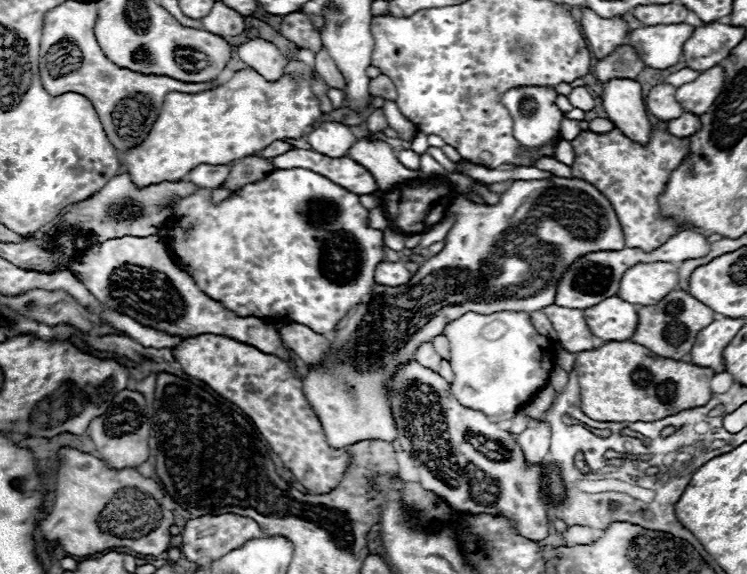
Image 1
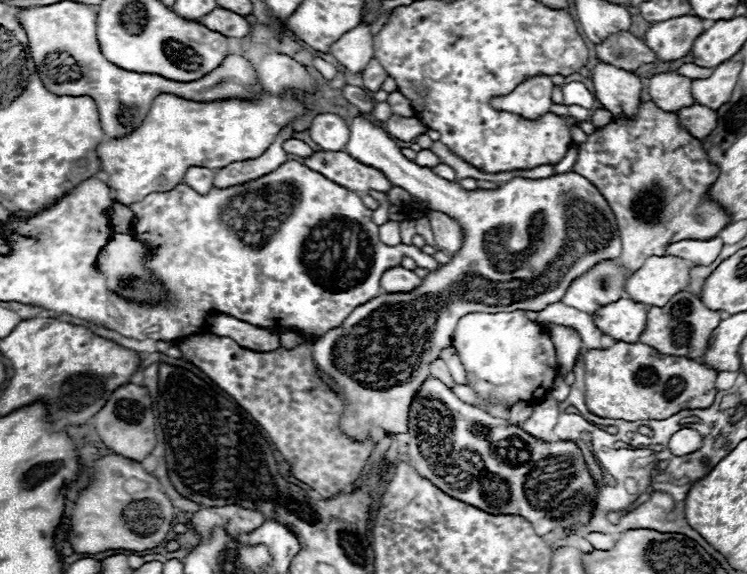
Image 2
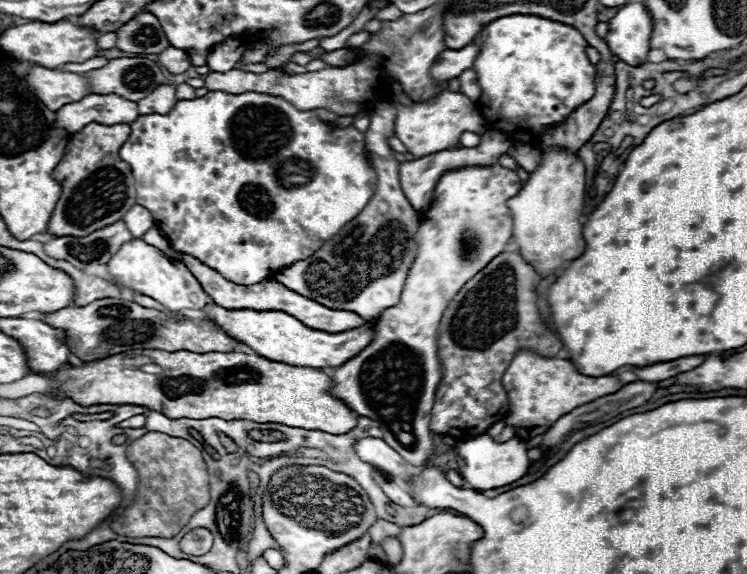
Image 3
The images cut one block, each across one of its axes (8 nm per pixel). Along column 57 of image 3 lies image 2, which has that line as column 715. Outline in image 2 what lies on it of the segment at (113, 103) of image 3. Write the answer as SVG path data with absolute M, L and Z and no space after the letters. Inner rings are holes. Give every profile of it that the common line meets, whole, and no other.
M694 104L680 110L678 122L692 136L702 140L704 136L708 136L708 132L712 132L712 128L716 128L716 112L710 108L704 108L702 104Z

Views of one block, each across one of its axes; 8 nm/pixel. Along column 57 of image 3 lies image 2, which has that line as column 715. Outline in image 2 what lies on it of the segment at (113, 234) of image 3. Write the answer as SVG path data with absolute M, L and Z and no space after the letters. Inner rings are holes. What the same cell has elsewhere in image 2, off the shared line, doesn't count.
M720 238L680 240L666 248L666 256L690 260L690 264L712 264L712 260L716 260L716 256L720 254L720 248L722 248Z

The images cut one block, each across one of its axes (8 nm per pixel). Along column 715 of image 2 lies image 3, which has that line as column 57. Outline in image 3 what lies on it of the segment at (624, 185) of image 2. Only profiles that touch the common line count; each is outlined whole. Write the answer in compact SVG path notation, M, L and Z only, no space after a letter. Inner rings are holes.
M96 122L86 124L80 132L70 136L64 156L52 172L52 178L62 184L62 194L48 222L50 234L76 236L76 238L88 236L96 230L102 230L122 220L124 214L136 204L132 170L118 156L118 150L128 140L128 136L130 136L128 124L106 126L106 124L96 124Z

